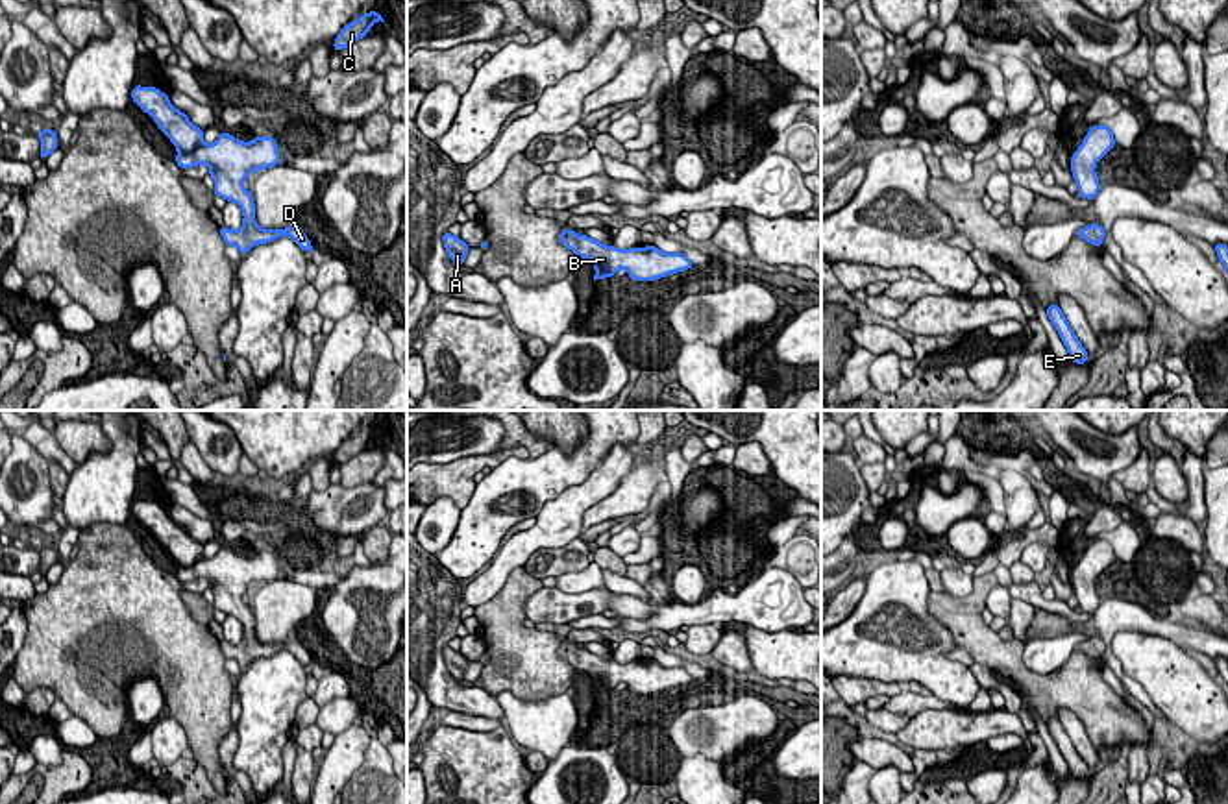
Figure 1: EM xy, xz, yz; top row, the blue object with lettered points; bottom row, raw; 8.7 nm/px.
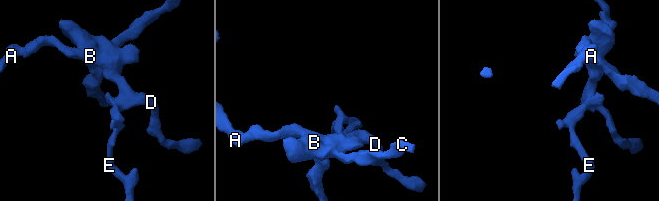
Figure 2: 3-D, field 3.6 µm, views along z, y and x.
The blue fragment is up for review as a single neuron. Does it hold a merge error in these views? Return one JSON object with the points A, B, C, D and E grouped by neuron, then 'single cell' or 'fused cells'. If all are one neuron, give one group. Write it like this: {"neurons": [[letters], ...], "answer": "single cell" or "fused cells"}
{"neurons": [["A", "B", "C", "D", "E"]], "answer": "single cell"}

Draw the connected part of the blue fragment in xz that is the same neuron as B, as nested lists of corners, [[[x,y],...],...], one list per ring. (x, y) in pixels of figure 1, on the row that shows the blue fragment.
[[[562,229],[559,240],[577,257],[584,257],[596,266],[594,281],[603,277],[614,279],[620,268],[625,268],[634,281],[655,281],[694,266],[682,253],[664,253],[657,246],[618,250],[614,244],[605,246],[571,229]]]

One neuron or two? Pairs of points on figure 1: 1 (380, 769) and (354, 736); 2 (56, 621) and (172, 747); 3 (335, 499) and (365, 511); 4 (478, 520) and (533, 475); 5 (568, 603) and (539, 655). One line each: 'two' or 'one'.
1: two
2: two
3: one
4: one
5: two

